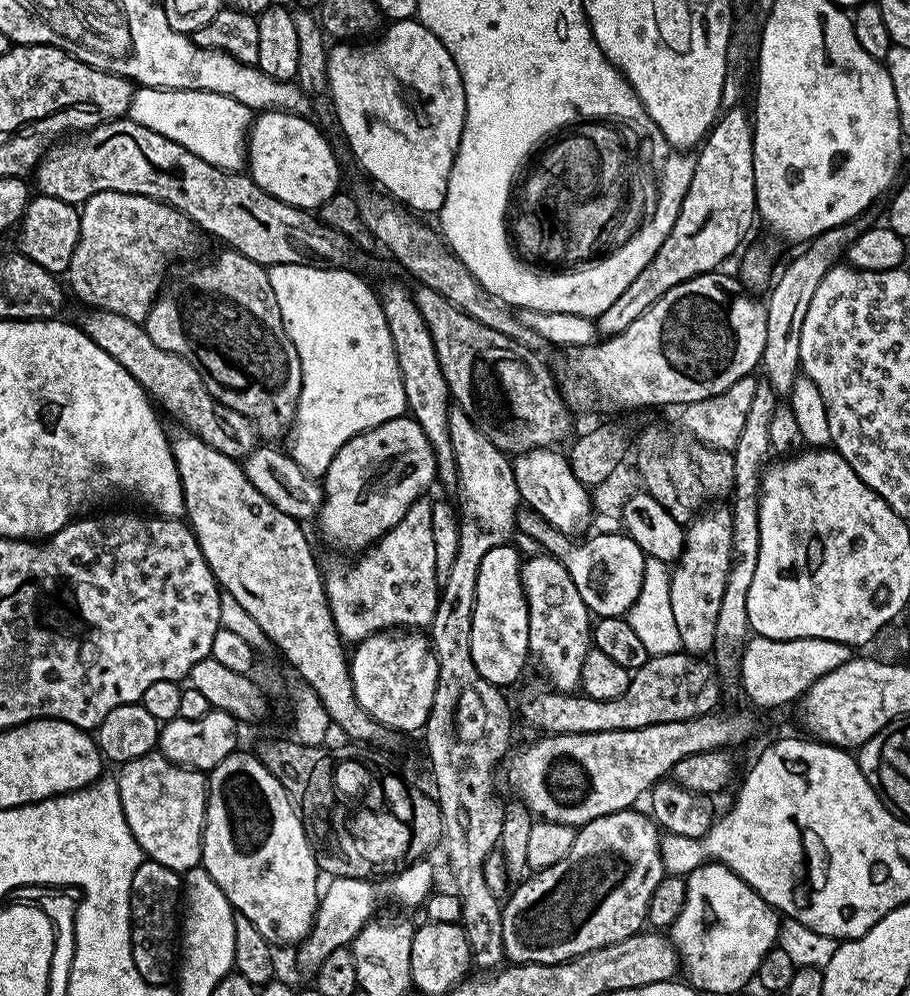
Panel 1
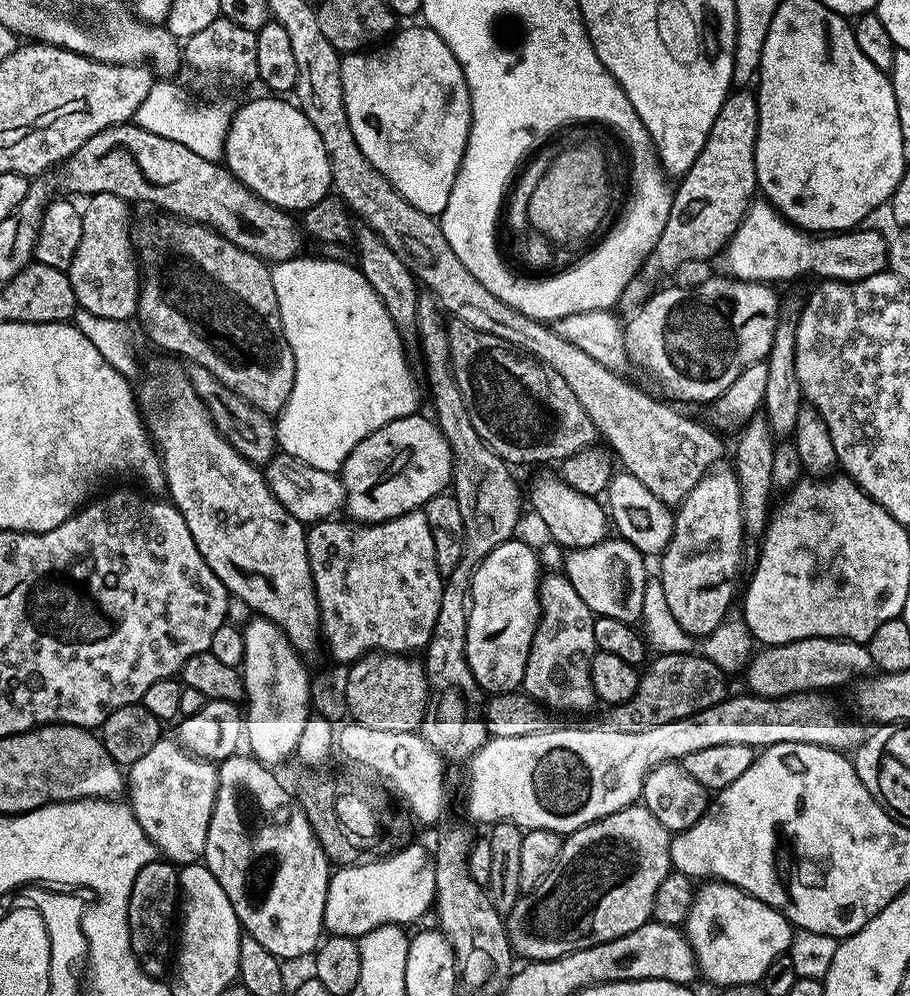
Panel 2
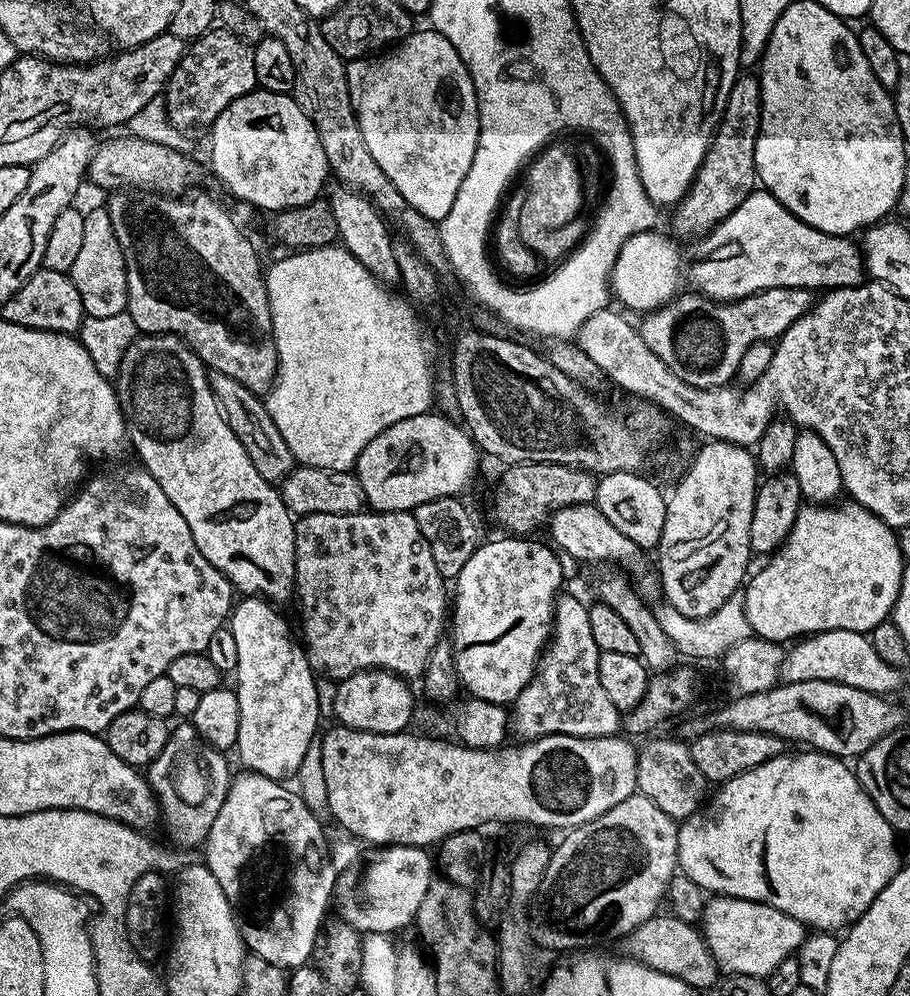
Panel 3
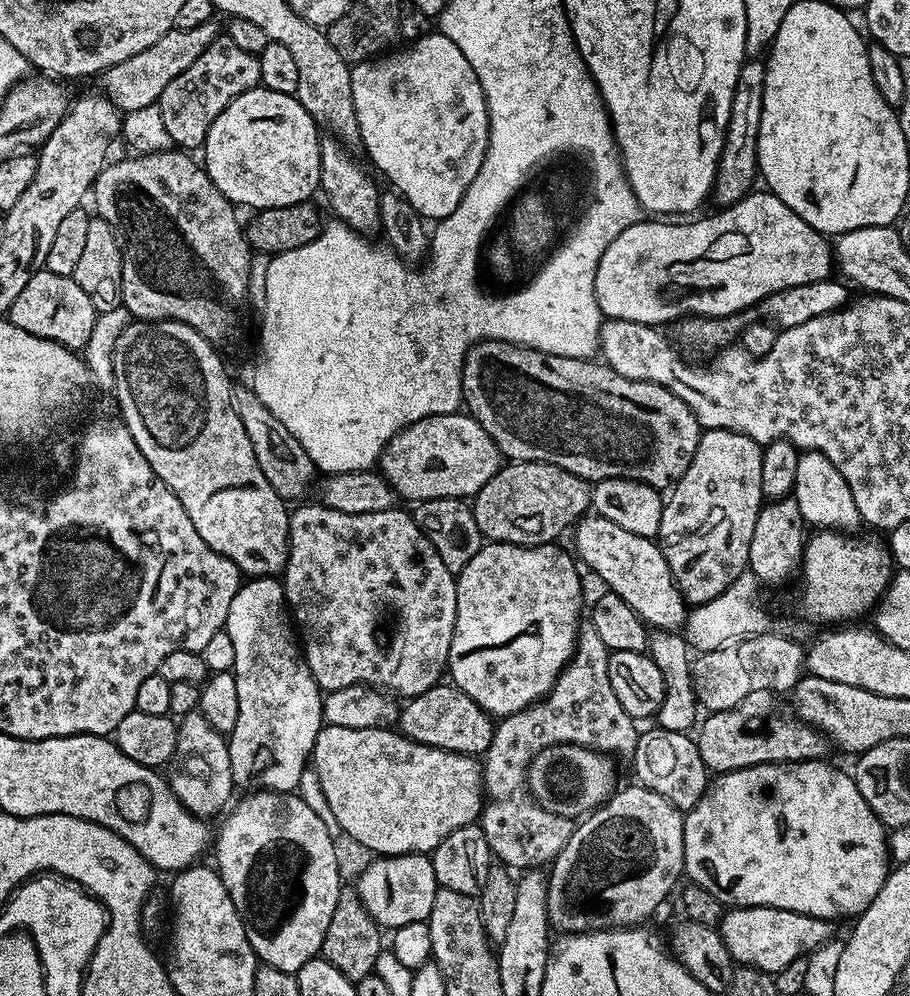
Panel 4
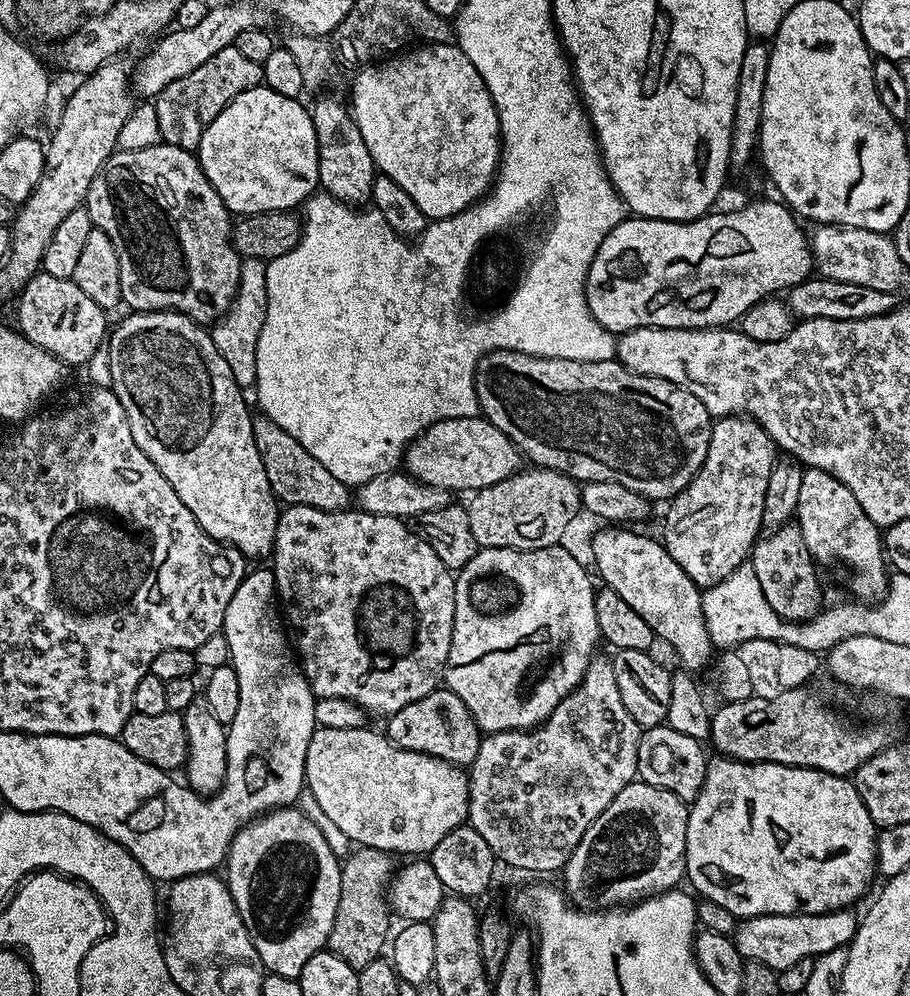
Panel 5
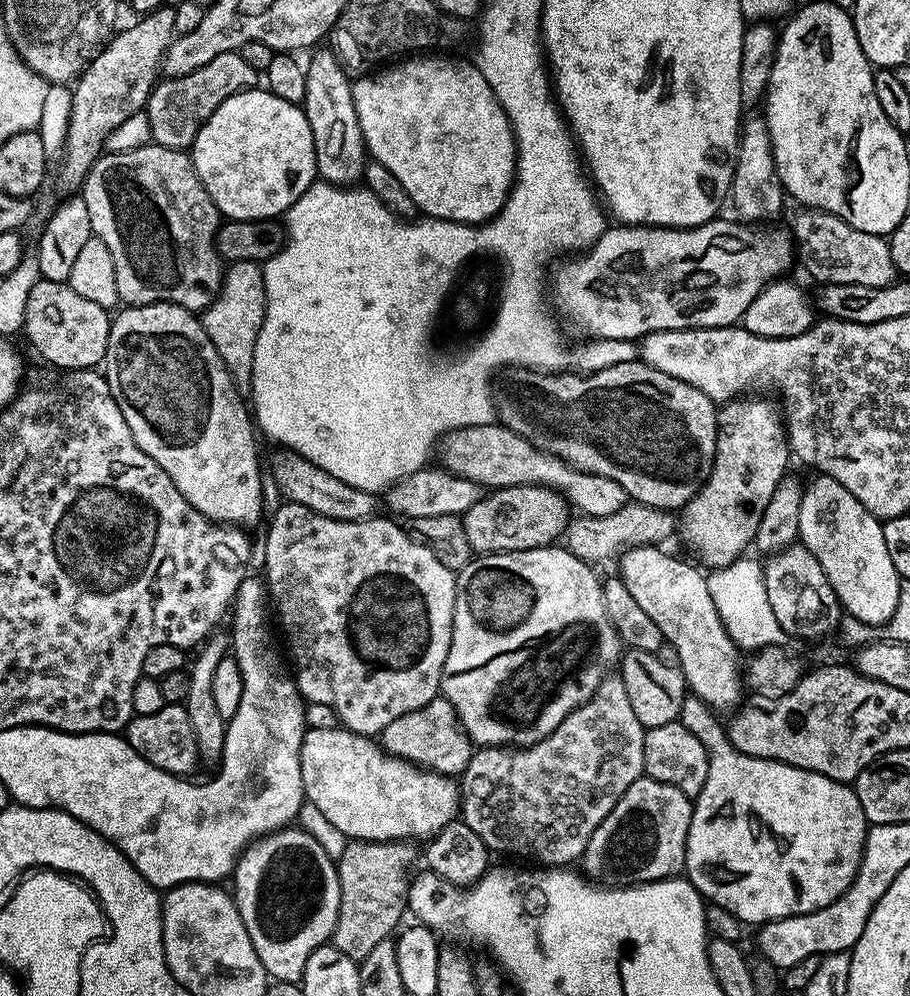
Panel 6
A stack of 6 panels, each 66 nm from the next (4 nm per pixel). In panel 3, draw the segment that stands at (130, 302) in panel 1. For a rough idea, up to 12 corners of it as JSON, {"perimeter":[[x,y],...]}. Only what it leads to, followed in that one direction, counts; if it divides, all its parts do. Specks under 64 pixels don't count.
{"perimeter":[[107,207],[84,212],[71,270],[85,317],[128,307],[126,262]]}

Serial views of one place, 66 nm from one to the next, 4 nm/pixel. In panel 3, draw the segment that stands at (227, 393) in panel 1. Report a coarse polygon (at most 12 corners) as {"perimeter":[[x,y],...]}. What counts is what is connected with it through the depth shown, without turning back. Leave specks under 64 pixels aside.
{"perimeter":[[214,197],[106,207],[140,334],[251,392],[278,362],[260,256]]}

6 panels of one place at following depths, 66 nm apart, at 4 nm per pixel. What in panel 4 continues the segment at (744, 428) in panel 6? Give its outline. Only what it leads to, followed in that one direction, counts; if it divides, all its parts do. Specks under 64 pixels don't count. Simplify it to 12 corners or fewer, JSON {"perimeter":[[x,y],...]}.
{"perimeter":[[725,428],[667,493],[658,543],[711,605],[748,568],[763,447]]}

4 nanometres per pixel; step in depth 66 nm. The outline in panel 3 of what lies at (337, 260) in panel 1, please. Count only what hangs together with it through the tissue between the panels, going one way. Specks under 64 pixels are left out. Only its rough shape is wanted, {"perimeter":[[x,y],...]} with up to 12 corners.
{"perimeter":[[131,134],[92,153],[100,188],[184,194],[196,164]]}

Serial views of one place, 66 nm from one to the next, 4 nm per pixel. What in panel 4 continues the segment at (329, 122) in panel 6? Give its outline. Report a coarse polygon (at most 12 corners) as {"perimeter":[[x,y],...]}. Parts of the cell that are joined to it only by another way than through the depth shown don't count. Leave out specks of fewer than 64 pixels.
{"perimeter":[[335,136],[320,142],[331,215],[361,234],[380,226],[381,189]]}

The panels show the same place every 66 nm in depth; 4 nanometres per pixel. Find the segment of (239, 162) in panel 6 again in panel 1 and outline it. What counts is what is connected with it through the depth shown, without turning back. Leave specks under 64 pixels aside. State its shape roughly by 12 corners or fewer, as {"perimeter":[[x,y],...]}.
{"perimeter":[[308,116],[253,119],[246,172],[266,194],[319,210],[340,164]]}

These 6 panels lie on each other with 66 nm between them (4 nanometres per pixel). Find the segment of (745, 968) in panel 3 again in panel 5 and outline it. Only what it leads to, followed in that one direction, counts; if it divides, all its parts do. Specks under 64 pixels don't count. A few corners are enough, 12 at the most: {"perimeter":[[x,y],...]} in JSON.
{"perimeter":[[852,910],[749,916],[745,960],[777,970],[852,943]]}

